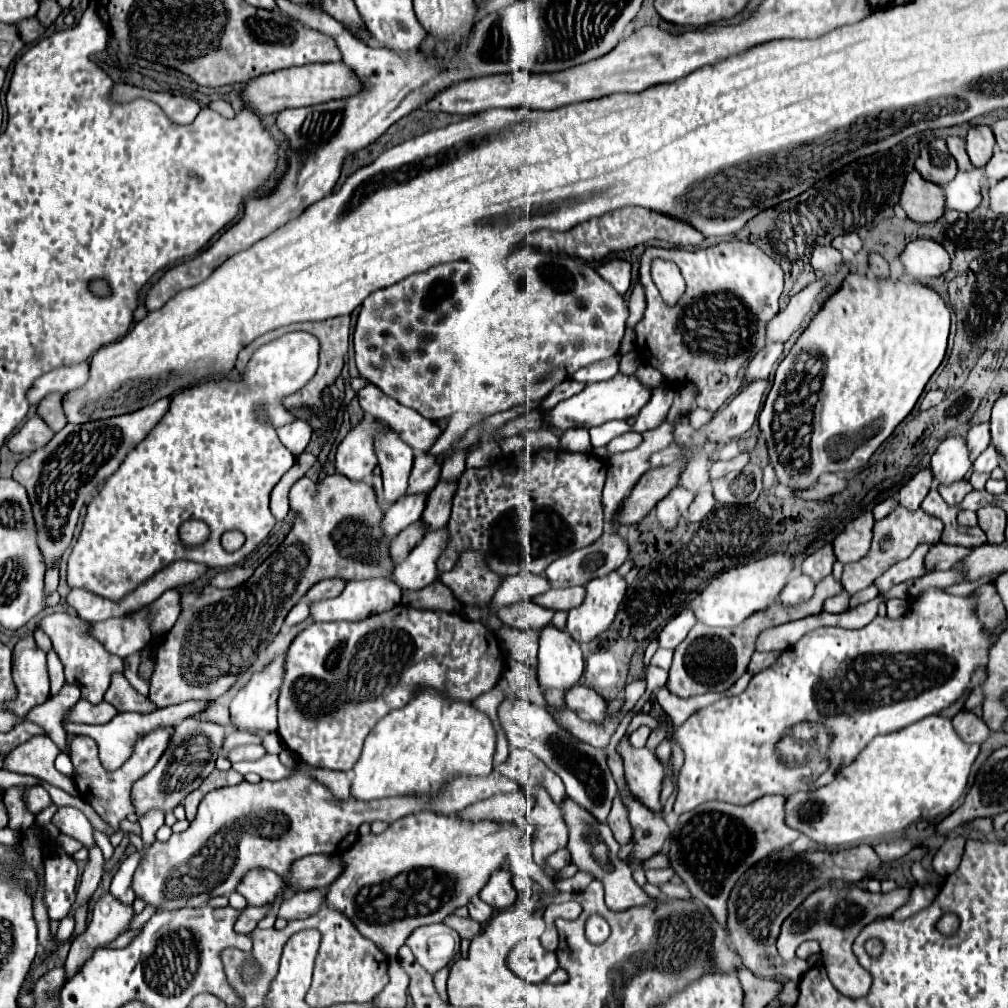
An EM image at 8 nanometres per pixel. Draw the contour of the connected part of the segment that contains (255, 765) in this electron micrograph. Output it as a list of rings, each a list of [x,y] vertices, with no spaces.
[[[264,754],[260,760],[252,760],[252,762],[236,762],[236,764],[232,764],[232,768],[240,774],[256,772],[264,780],[282,780],[282,778],[294,774],[294,770],[288,770],[286,766],[282,766],[278,756],[274,756],[274,754]]]

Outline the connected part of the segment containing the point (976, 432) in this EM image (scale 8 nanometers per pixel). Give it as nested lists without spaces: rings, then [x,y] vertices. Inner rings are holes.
[[[978,424],[974,426],[968,436],[966,436],[966,446],[970,452],[970,460],[974,462],[990,444],[990,426],[988,424]]]

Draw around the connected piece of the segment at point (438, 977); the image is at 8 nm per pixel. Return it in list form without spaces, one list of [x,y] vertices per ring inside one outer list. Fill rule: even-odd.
[[[447,967],[442,968],[434,975],[434,984],[436,986],[438,994],[445,1001],[448,1002],[448,996],[446,992],[446,982],[449,976],[449,969]]]

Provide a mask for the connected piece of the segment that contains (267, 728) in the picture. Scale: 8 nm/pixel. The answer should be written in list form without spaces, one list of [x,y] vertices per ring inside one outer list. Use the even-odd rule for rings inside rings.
[[[278,656],[274,662],[270,662],[264,670],[252,674],[248,684],[240,688],[240,692],[230,702],[230,718],[236,730],[248,732],[248,734],[272,734],[278,732],[278,720],[276,720],[276,698],[278,688],[282,684],[282,670],[284,670],[284,656]]]

